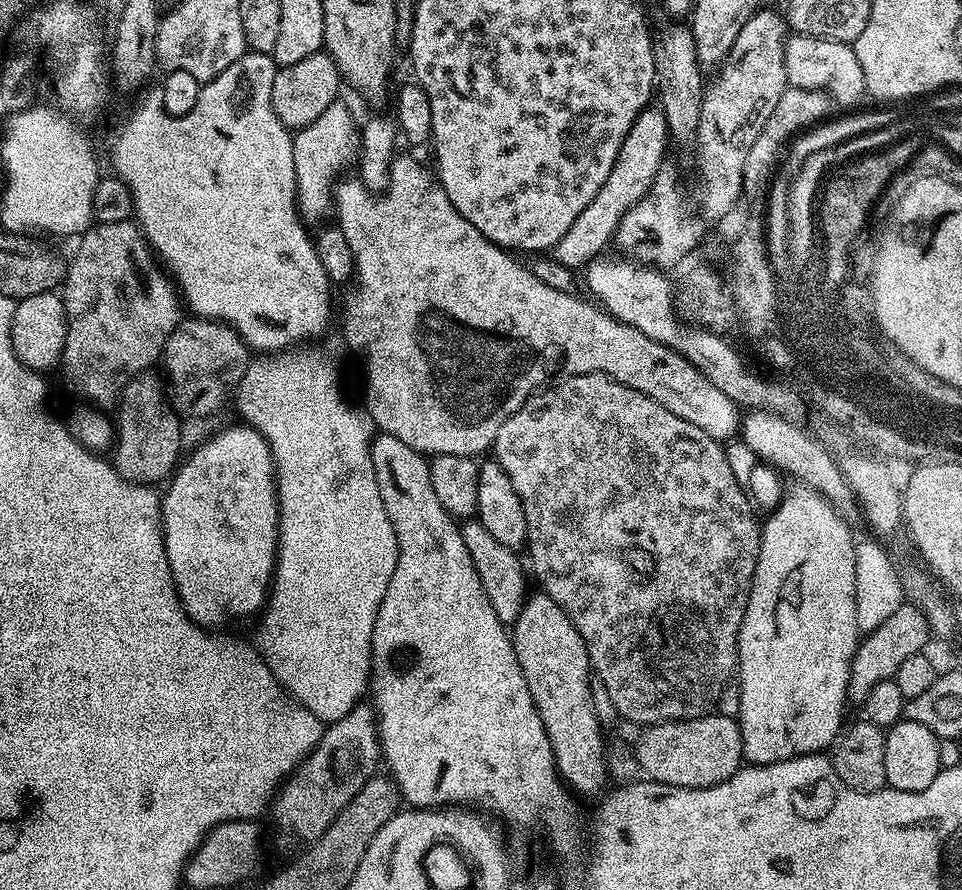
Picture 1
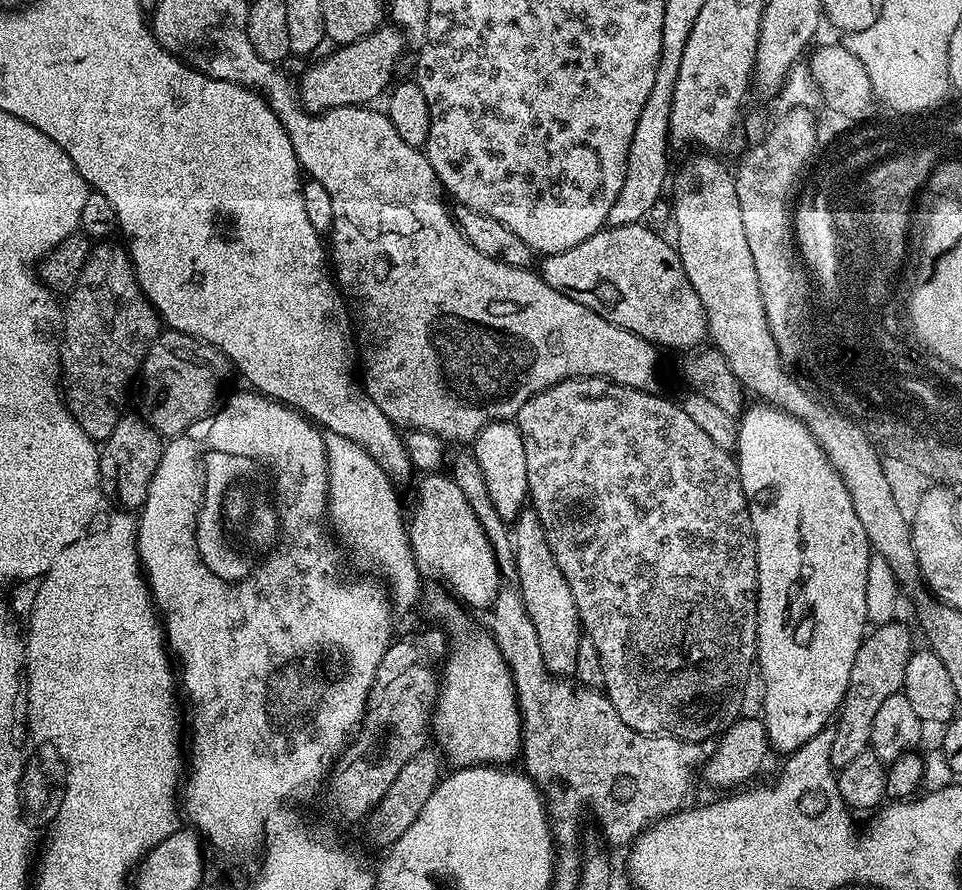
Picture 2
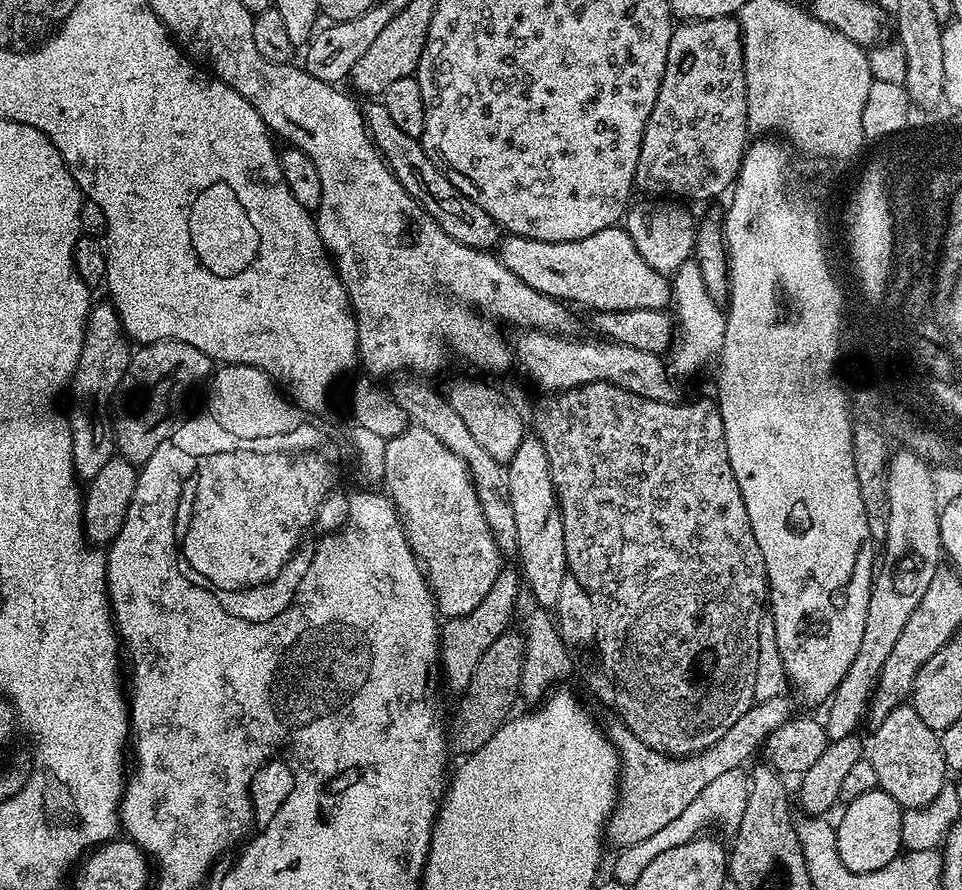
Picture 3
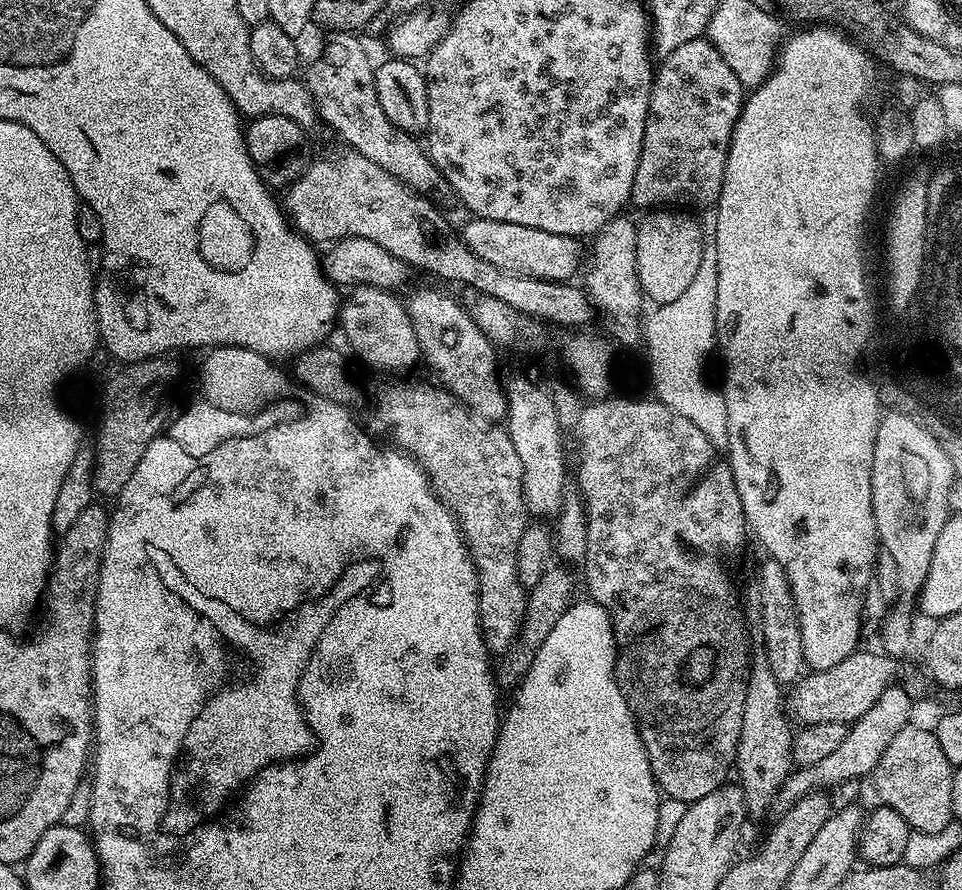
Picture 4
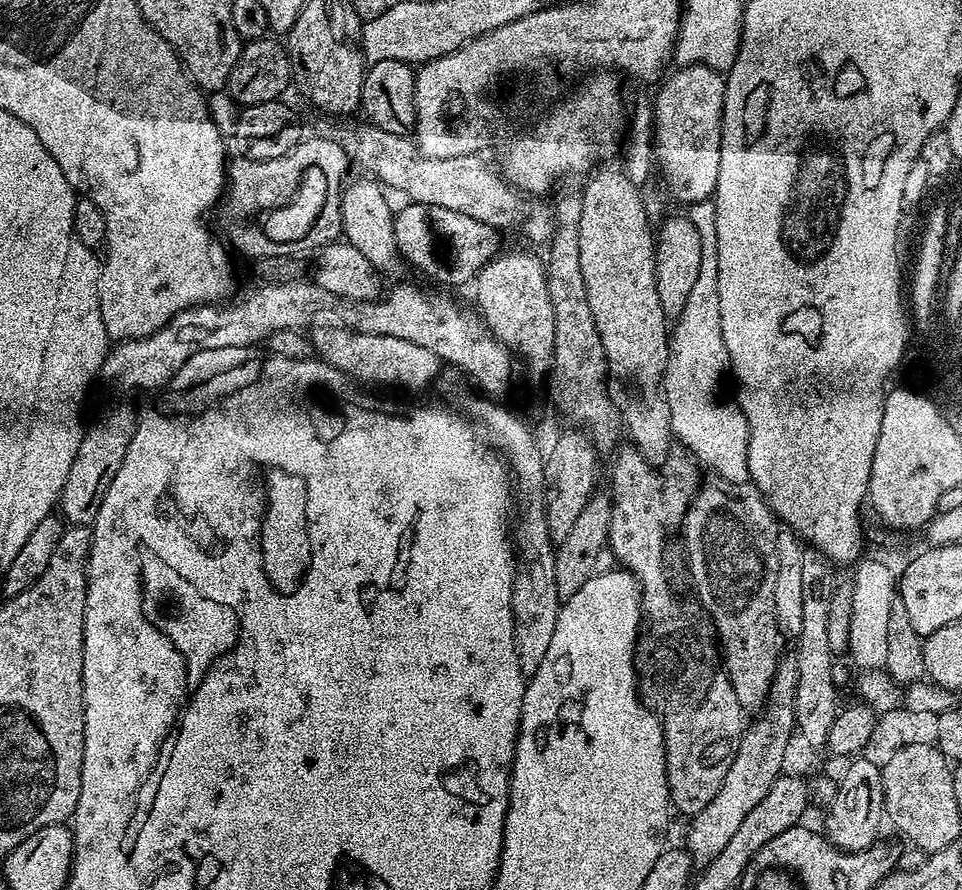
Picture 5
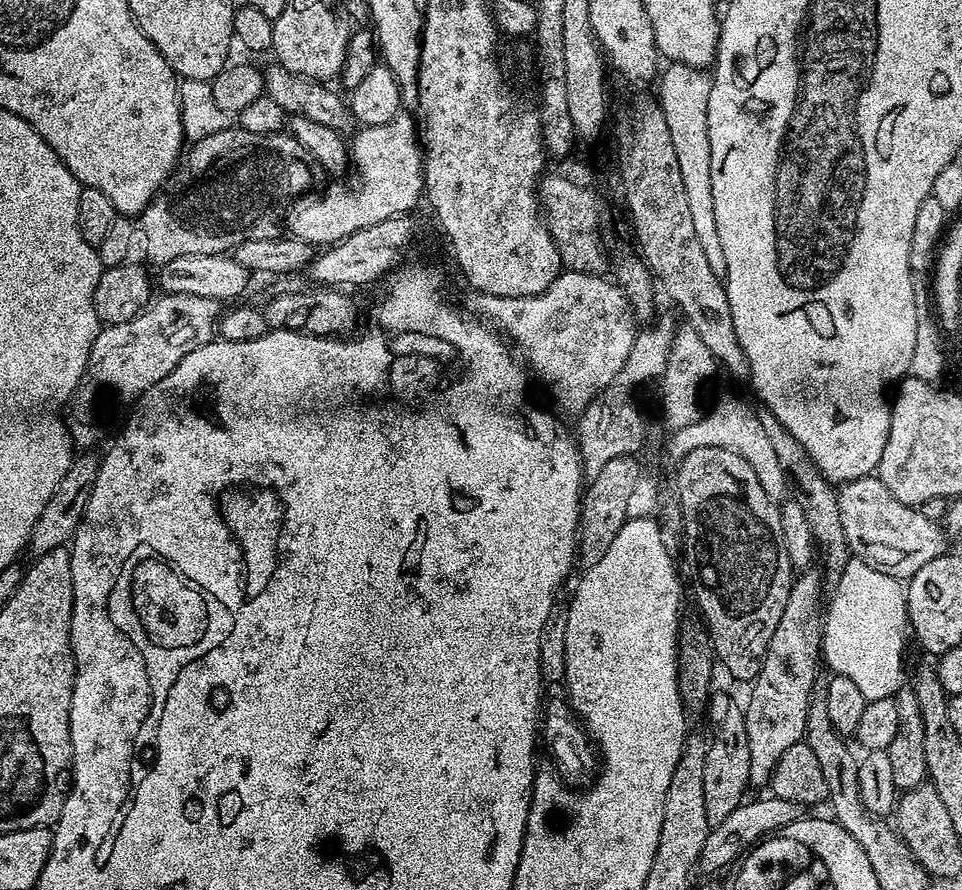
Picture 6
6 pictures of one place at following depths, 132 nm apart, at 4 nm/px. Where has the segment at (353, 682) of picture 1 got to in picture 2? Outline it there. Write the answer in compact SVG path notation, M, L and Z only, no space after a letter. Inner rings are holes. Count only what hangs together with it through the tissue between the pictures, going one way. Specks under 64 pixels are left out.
M324 436L324 449L328 455L328 510L327 519L333 533L357 556L373 564L388 579L387 591L393 601L408 604L416 596L422 577L408 542L405 513L400 513L400 500L396 497L394 482L362 446L354 446L350 438Z

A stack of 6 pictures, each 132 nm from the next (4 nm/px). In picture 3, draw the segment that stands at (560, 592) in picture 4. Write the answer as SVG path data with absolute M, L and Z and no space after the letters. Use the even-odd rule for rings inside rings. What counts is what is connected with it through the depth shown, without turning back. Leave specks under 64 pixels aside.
M519 631L503 632L494 642L490 642L490 650L478 658L478 666L474 666L474 674L464 687L459 697L460 705L456 708L456 718L450 723L450 748L457 757L463 758L474 754L513 715L516 700L521 699L520 679L524 665L524 638Z

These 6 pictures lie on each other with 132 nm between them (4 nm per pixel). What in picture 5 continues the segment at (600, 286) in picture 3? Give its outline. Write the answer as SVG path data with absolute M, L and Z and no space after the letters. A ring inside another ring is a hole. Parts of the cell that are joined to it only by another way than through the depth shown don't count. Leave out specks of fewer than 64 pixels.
M411 202L405 205L394 216L394 234L400 255L422 275L440 284L464 284L467 280L469 283L501 251L501 233L486 226L486 222L478 222L478 218L470 218L470 214Z

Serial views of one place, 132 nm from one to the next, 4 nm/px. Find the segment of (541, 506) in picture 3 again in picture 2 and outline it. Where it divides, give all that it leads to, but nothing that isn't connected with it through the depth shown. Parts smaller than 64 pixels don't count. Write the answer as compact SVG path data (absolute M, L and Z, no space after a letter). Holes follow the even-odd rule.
M521 512L514 521L511 534L512 543L516 546L514 583L520 589L526 614L530 614L530 622L534 622L534 630L538 630L538 646L542 646L542 658L557 677L571 677L582 639L580 615L578 606L574 606L574 594L570 594L570 586L562 570L558 570L558 562L554 562L554 554L550 554L550 542L546 542L546 530L542 530L542 522L536 512Z

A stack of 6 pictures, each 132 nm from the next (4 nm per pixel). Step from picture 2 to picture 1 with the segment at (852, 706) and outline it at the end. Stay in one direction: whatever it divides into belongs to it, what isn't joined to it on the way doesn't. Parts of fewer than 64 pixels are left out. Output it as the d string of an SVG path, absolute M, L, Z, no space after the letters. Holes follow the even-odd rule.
M901 604L898 610L894 610L894 614L890 614L890 618L886 618L886 622L882 622L882 626L867 633L856 645L848 679L849 697L853 701L856 699L856 702L863 702L870 690L878 686L878 682L886 682L895 677L896 671L906 658L923 653L931 639L933 634L926 622L926 614L922 614L922 610L918 610L913 604Z

